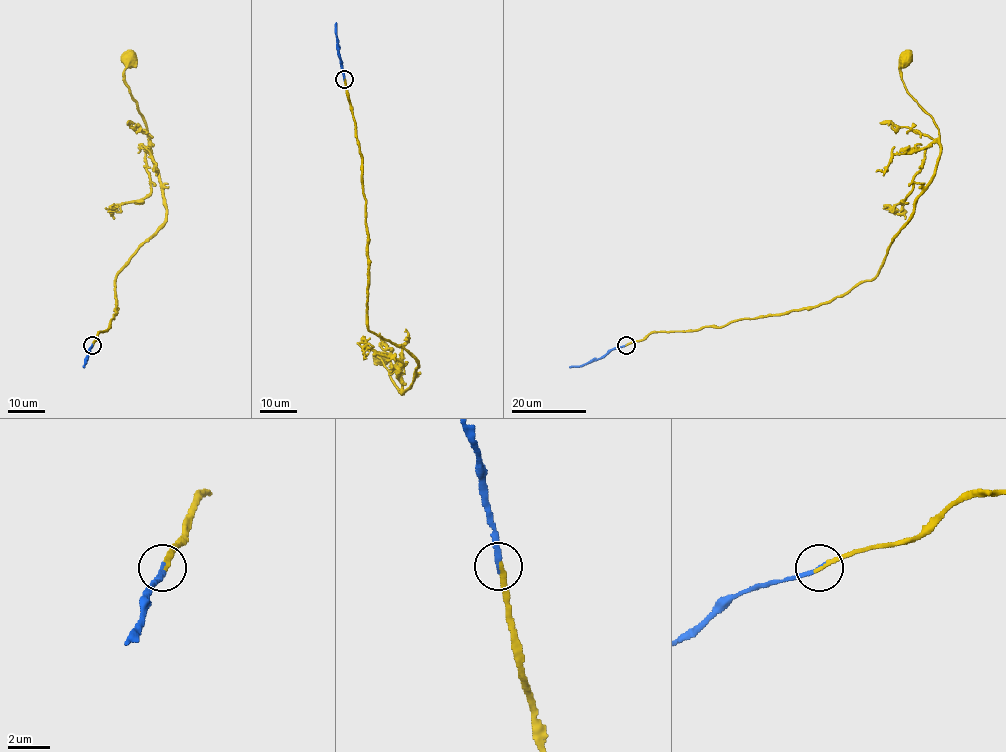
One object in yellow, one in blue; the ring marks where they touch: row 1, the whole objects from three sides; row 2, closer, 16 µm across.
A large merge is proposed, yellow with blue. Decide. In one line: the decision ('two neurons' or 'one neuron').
one neuron

